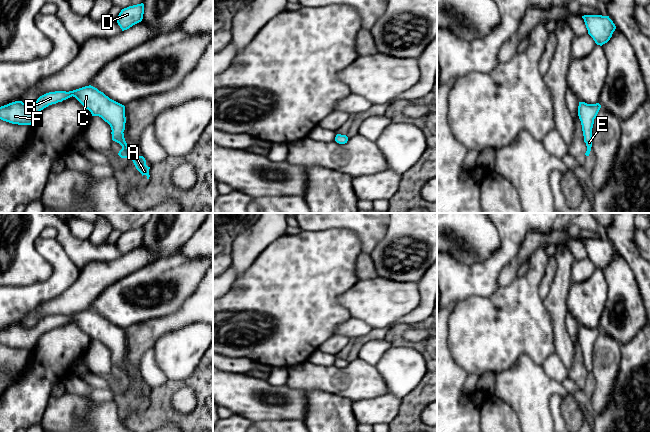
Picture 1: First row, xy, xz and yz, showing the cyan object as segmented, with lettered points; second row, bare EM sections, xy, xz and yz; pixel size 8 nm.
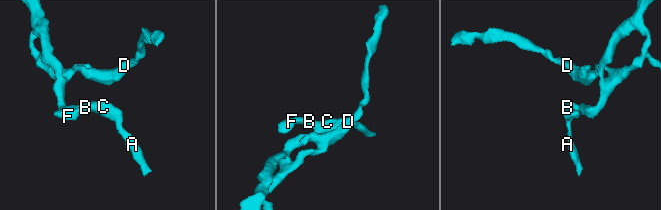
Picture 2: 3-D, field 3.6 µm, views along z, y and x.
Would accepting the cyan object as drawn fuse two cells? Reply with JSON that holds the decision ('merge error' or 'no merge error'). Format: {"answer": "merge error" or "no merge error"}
{"answer": "no merge error"}

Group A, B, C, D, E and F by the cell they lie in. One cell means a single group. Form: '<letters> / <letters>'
A B C D E F

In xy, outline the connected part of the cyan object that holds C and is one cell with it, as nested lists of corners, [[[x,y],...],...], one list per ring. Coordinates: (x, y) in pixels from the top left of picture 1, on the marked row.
[[[89,85],[73,91],[55,91],[40,96],[33,104],[15,101],[0,107],[0,119],[12,124],[31,125],[39,112],[49,105],[62,102],[70,97],[75,97],[92,116],[99,116],[111,127],[112,140],[119,143],[122,149],[118,155],[133,161],[136,169],[149,179],[149,169],[143,156],[135,156],[130,152],[124,138],[125,106],[110,99],[97,88]]]

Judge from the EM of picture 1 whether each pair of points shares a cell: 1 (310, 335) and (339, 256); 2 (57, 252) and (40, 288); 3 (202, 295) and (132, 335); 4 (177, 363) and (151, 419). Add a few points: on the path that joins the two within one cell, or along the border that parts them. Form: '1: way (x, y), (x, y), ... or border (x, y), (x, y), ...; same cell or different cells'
1: way (310, 315), (310, 285), (319, 276); same cell
2: way (57, 262), (57, 275), (50, 282); same cell
3: way (185, 312), (177, 320), (149, 332); same cell
4: border (193, 373), (182, 380), (167, 380); different cells

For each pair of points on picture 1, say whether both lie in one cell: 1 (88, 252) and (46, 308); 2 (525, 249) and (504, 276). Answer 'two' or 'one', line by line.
1: two
2: one

